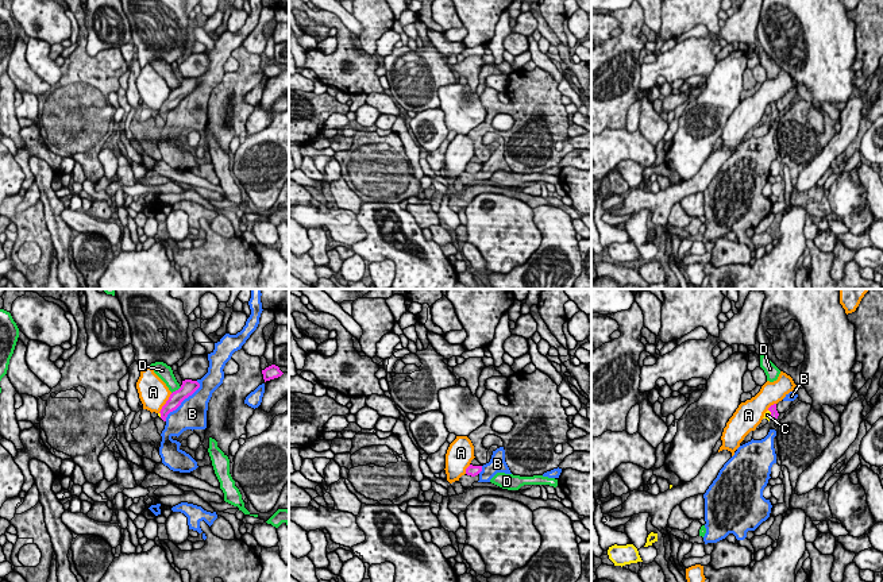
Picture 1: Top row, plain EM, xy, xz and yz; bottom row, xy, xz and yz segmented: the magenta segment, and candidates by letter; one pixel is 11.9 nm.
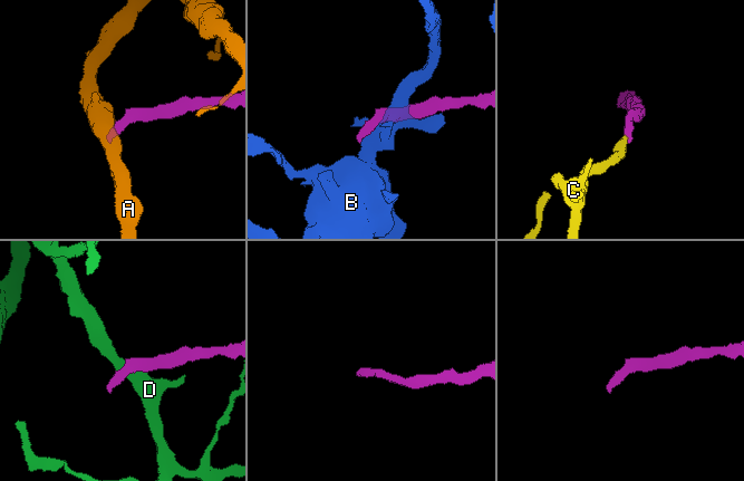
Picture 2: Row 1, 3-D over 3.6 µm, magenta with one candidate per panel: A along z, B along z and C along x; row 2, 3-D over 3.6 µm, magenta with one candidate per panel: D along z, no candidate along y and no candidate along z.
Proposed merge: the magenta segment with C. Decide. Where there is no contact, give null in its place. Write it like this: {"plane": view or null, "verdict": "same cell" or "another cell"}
{"plane": "yz", "verdict": "same cell"}

